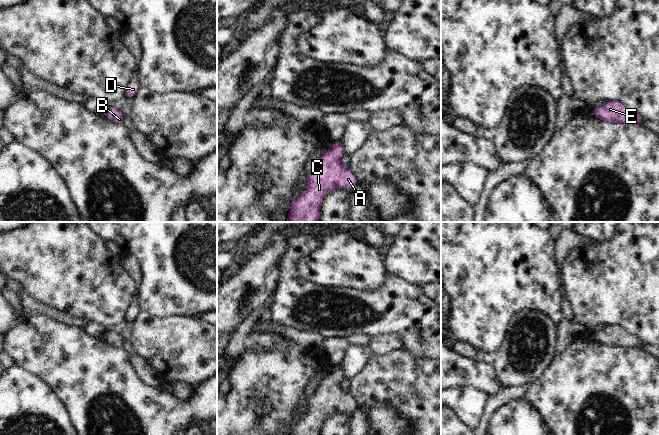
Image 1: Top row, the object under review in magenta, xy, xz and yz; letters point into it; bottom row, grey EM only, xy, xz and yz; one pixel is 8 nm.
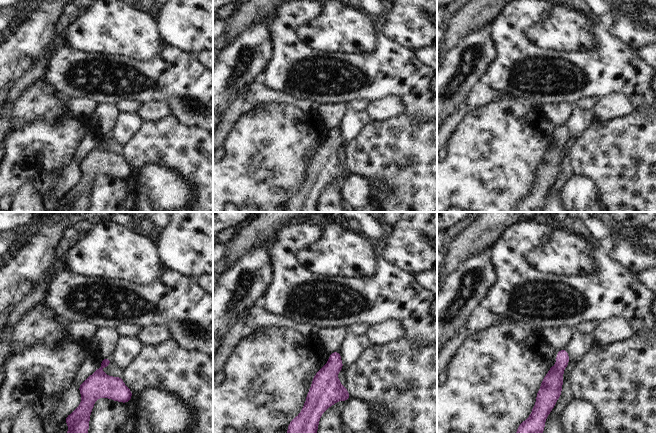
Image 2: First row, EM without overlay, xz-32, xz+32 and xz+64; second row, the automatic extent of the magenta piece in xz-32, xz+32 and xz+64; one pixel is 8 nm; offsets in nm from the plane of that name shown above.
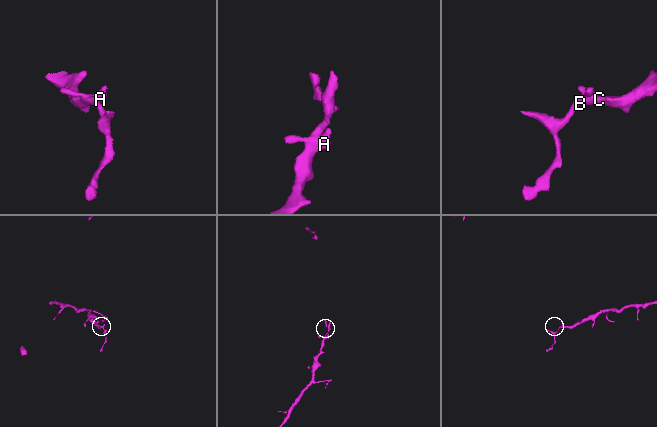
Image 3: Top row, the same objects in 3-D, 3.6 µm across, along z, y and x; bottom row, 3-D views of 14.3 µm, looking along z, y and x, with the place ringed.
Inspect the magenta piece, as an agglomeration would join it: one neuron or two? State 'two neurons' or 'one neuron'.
one neuron

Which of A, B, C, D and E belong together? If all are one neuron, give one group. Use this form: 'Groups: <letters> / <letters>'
Groups: A B C D E

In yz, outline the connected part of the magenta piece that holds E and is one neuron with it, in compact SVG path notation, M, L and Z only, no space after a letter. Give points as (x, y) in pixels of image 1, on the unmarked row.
M607 325L602 331L592 333L596 342L612 347L641 347L644 342L618 325Z

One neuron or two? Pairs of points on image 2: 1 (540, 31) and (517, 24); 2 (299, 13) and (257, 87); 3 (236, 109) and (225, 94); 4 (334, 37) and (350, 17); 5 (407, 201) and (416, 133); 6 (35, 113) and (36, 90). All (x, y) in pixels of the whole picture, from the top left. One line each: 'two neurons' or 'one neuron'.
1: two neurons
2: two neurons
3: two neurons
4: one neuron
5: one neuron
6: one neuron

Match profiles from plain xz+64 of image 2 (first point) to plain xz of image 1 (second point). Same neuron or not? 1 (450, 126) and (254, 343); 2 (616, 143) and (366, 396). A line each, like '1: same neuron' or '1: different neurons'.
1: different neurons
2: same neuron

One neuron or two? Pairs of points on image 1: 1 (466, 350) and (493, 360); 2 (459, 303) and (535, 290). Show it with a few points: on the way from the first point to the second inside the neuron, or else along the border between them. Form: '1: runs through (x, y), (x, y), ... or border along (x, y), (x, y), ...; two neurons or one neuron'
1: runs through (473, 353), (486, 357); one neuron
2: runs through (478, 302), (490, 290), (516, 290); one neuron

